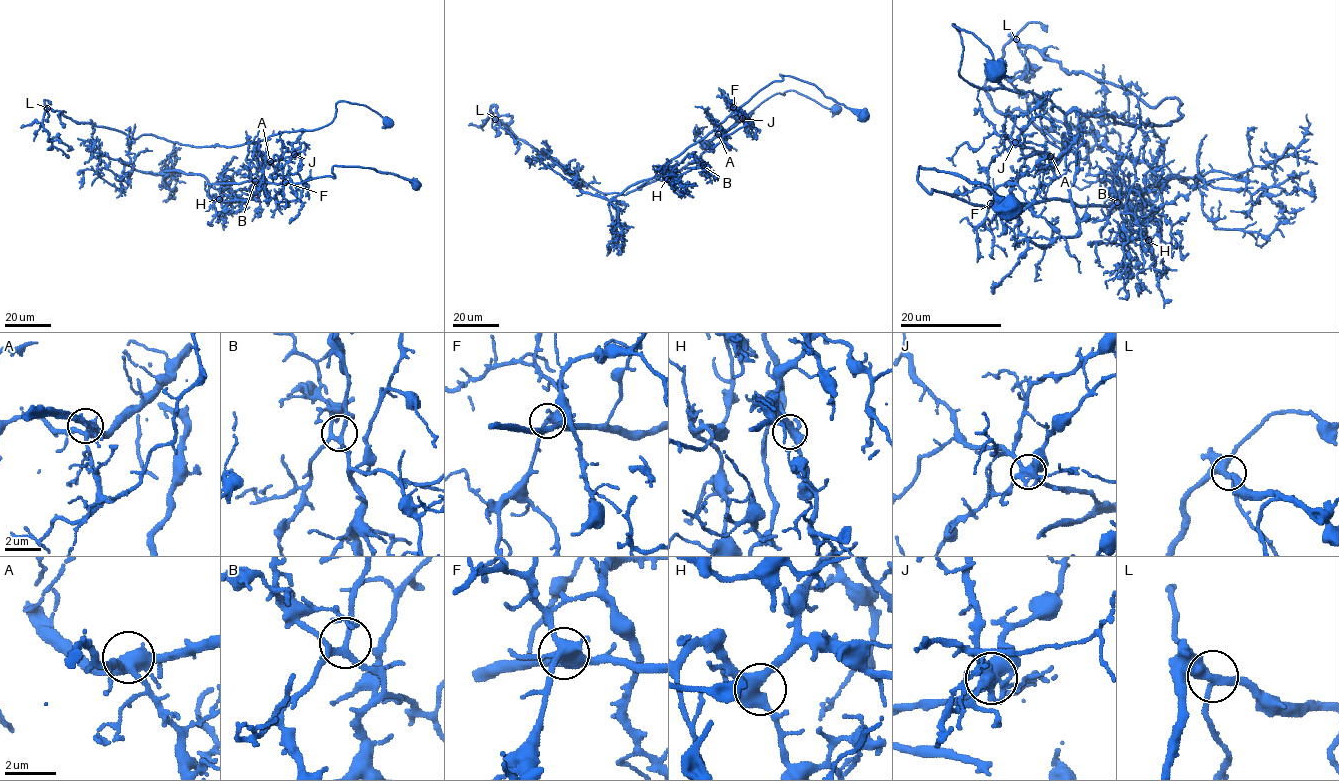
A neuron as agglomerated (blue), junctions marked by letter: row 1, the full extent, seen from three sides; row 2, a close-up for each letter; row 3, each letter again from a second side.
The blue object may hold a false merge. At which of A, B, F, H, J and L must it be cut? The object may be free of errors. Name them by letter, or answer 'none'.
J

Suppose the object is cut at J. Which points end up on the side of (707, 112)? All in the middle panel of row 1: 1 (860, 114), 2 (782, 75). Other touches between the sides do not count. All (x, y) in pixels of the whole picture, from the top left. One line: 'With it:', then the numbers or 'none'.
With it: none

